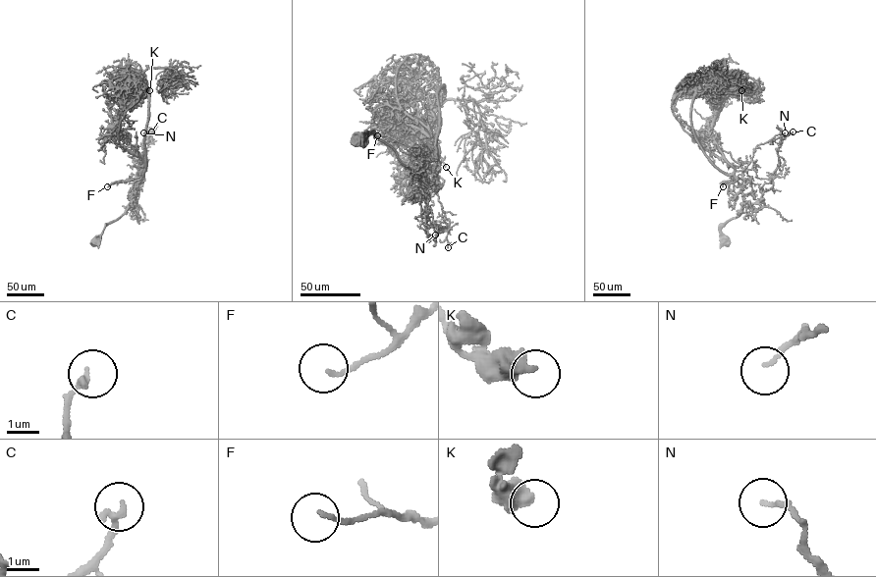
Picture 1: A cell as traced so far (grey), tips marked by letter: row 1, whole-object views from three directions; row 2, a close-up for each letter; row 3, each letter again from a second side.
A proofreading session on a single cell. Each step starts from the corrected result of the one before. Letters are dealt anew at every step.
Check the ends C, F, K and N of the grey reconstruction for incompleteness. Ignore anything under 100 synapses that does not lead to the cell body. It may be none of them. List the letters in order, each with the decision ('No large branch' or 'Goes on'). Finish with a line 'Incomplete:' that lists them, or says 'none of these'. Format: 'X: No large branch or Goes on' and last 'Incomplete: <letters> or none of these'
C: No large branch
F: No large branch
K: No large branch
N: No large branch
Incomplete: none of these

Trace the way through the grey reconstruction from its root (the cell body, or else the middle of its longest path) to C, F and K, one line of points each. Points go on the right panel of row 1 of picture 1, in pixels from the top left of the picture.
C: (723, 241), (721, 228), (738, 216), (742, 208), (742, 193), (735, 172), (746, 166), (758, 145), (793, 131)
F: (723, 241), (721, 228), (740, 213), (742, 196), (734, 176), (723, 183), (723, 186)
K: (723, 241), (721, 228), (740, 213), (742, 196), (711, 126), (722, 97), (733, 85), (730, 80), (741, 90)

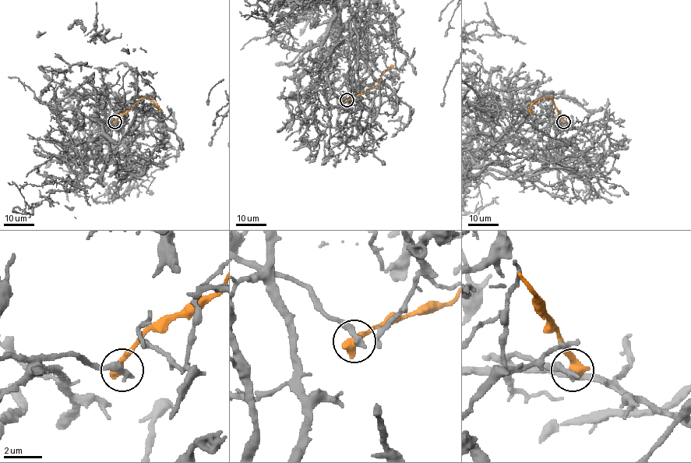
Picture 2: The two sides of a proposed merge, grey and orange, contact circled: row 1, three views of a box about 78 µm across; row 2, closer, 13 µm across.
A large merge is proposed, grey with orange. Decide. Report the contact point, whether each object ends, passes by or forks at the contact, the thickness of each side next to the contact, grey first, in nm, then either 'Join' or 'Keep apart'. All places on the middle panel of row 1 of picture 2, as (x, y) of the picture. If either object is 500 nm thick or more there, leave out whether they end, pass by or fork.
Place: (347, 100). Thickness 380 nm (grey) against 550 nm. Keep apart

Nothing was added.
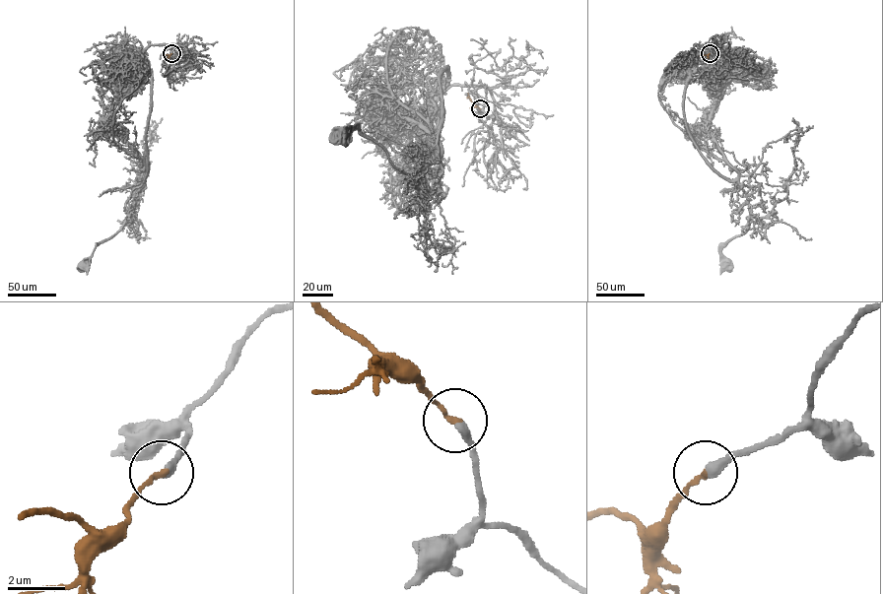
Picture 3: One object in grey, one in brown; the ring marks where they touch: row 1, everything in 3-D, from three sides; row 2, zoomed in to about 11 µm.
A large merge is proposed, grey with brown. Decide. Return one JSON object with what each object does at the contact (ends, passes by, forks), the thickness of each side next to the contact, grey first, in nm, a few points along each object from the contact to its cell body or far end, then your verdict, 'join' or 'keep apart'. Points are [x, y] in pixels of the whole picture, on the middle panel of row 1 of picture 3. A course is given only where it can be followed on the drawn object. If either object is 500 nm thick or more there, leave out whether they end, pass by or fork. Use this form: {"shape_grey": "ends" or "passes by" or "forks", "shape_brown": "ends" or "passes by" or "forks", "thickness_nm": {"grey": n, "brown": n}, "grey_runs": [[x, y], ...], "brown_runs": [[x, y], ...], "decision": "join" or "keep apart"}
{"shape_grey": "ends", "shape_brown": "ends", "thickness_nm": {"grey": 320, "brown": 170}, "grey_runs": [[480, 108], [488, 88], [448, 86], [419, 121], [386, 109], [438, 148], [413, 172], [339, 133]], "brown_runs": [[480, 108], [467, 93]], "decision": "join"}

